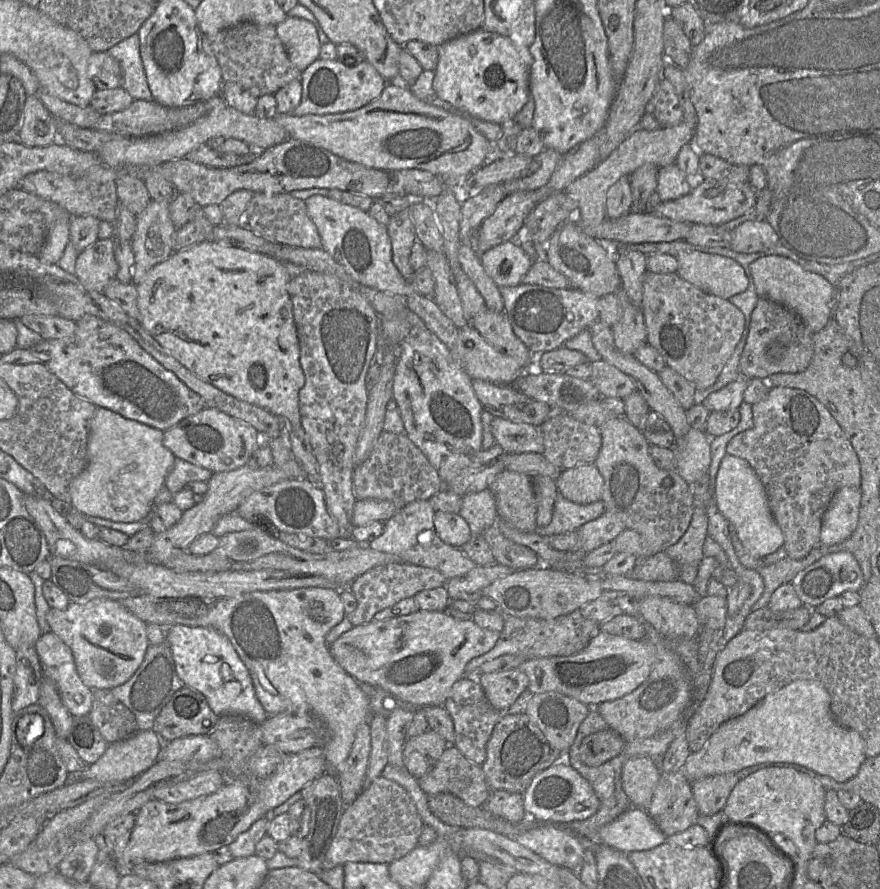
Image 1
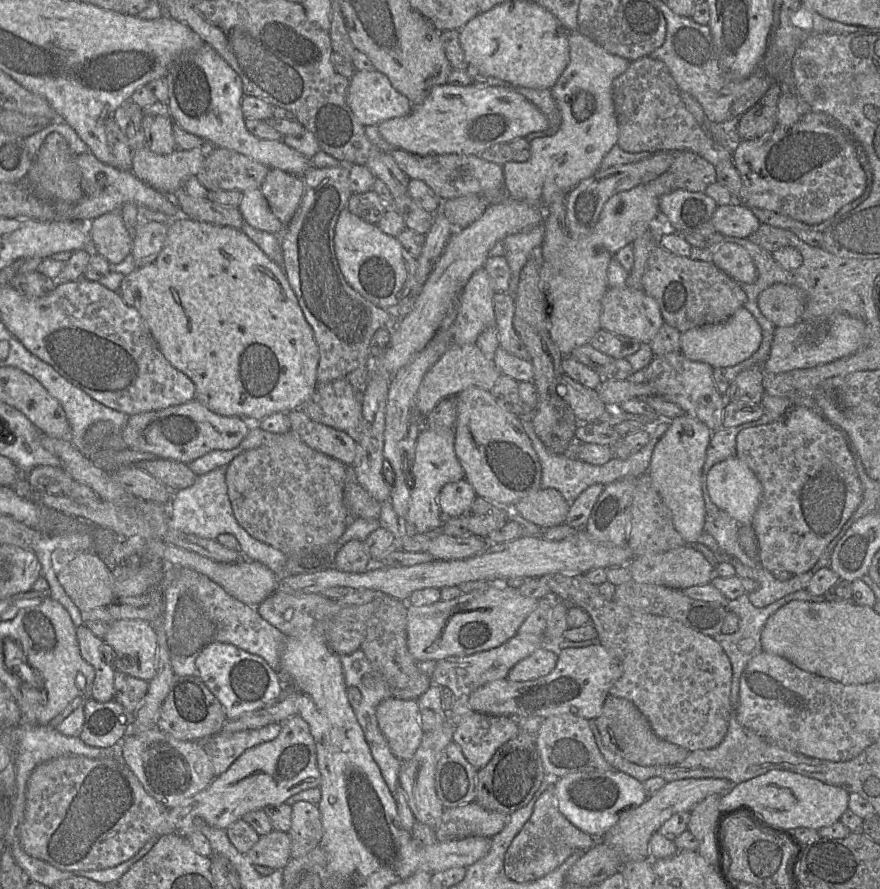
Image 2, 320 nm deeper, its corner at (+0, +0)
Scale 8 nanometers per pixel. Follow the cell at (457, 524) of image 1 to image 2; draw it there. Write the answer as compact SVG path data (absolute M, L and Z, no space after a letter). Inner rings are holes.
M463 478L442 487L438 494L438 505L444 518L460 517L476 497L472 485Z

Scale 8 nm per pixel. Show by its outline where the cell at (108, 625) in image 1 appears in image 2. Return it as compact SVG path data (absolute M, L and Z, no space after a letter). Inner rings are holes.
M141 619L115 620L103 641L112 648L115 671L150 681L156 674L157 635L152 623Z

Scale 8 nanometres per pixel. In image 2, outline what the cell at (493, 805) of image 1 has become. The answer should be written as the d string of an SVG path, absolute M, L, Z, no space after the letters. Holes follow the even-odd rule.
M474 801L455 808L445 808L434 833L438 842L469 836L492 838L505 827L508 816L489 811Z

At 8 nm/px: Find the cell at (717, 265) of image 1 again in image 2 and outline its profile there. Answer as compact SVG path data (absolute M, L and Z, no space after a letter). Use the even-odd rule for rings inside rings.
M725 242L713 252L712 263L739 284L750 284L756 281L756 266L742 246Z

